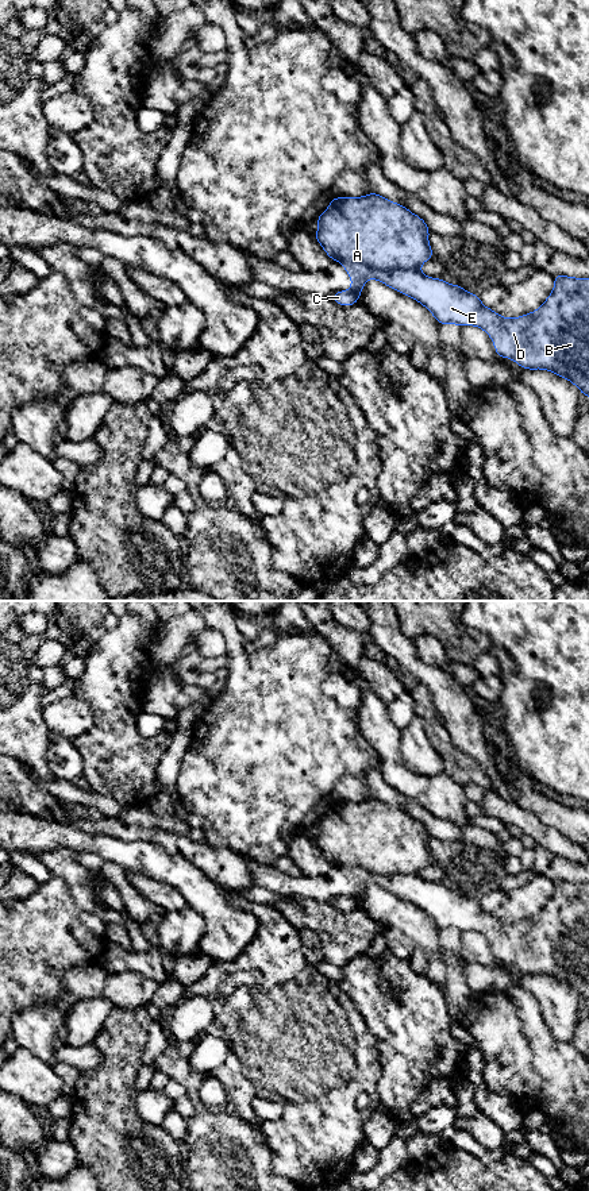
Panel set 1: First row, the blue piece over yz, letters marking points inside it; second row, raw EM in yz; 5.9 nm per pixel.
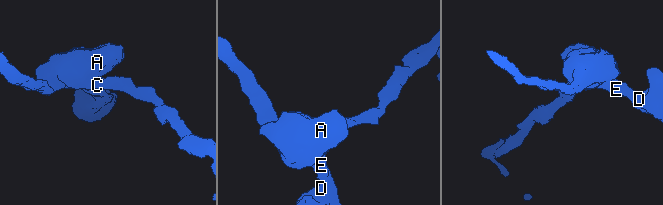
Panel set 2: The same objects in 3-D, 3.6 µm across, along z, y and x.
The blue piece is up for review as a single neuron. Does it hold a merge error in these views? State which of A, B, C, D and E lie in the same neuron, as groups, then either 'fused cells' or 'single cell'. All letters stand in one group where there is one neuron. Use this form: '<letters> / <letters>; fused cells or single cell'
A C / B D E; fused cells

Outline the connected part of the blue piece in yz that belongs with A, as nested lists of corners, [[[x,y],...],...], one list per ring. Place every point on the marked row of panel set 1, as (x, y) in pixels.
[[[374,192],[362,197],[332,197],[316,221],[319,228],[313,236],[331,261],[354,262],[378,270],[419,270],[434,258],[427,223],[404,205]]]

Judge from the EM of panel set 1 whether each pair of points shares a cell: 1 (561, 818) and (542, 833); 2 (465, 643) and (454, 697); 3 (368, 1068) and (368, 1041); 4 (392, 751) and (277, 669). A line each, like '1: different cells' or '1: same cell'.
1: different cells
2: different cells
3: same cell
4: different cells

